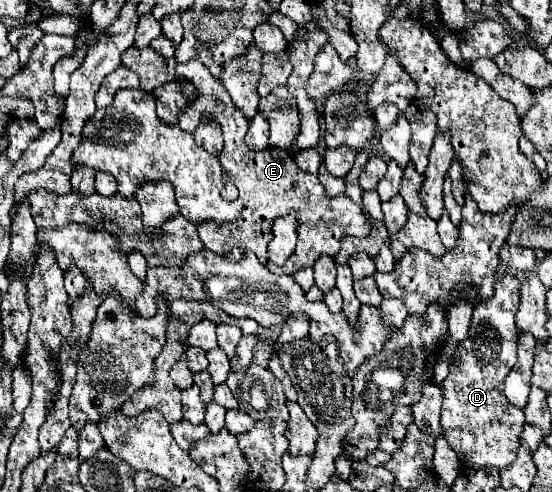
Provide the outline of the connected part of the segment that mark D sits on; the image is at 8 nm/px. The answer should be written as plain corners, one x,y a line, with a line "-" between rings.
506,275
496,281
494,295
474,307
470,337
458,347
450,361
450,373
440,383
444,391
440,419
444,437
464,467
494,465
502,469
516,459
518,439
524,427
524,413
508,403
508,399
502,395
502,387
506,375
516,363
518,331
514,317
520,303
520,285
522,283
516,275

